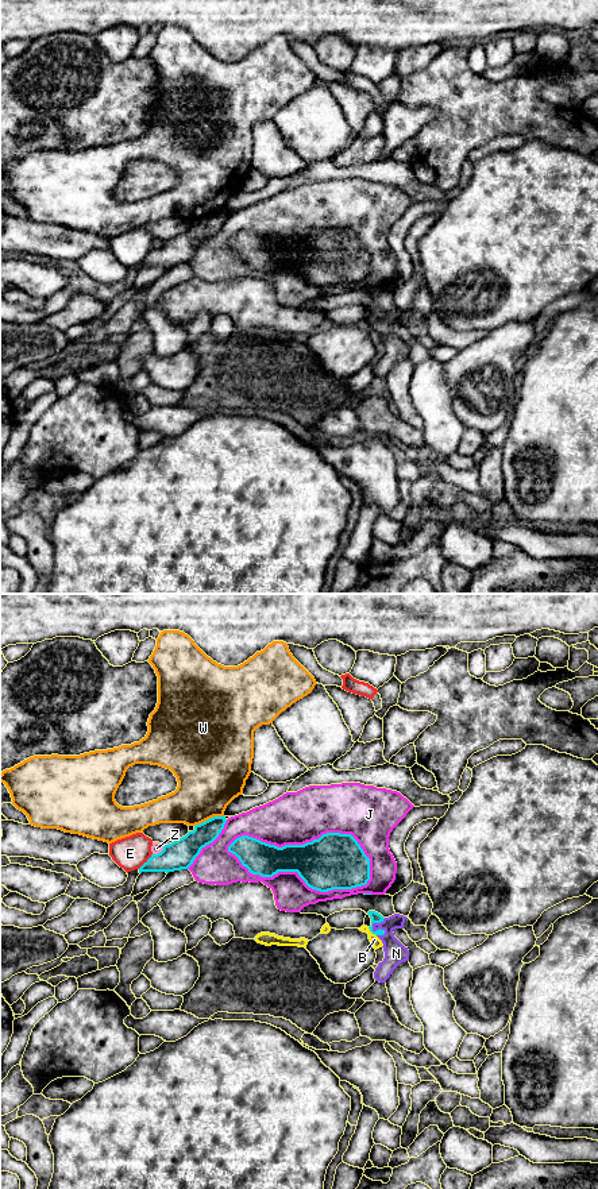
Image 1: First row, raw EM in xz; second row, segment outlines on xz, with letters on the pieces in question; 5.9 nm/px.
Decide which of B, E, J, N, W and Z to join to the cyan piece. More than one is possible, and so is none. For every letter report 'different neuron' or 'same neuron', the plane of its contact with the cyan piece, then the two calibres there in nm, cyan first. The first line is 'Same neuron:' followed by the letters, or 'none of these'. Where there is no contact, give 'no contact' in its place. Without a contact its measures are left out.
Same neuron: N
B: different neuron; meets cyan in xz; 60 nm thick on the cyan side, 60 nm on the other
E: different neuron; meets cyan in xz; 180 nm thick on the cyan side, 200 nm on the other
J: different neuron; meets cyan in xz; 340 nm thick on the cyan side, 200 nm on the other
N: same neuron; meets cyan in xz; 60 nm thick on the cyan side, 130 nm on the other
W: different neuron; meets cyan in xz; 160 nm thick on the cyan side, 380 nm on the other
Z: different neuron; meets cyan in xz; 180 nm thick on the cyan side, 70 nm on the other

